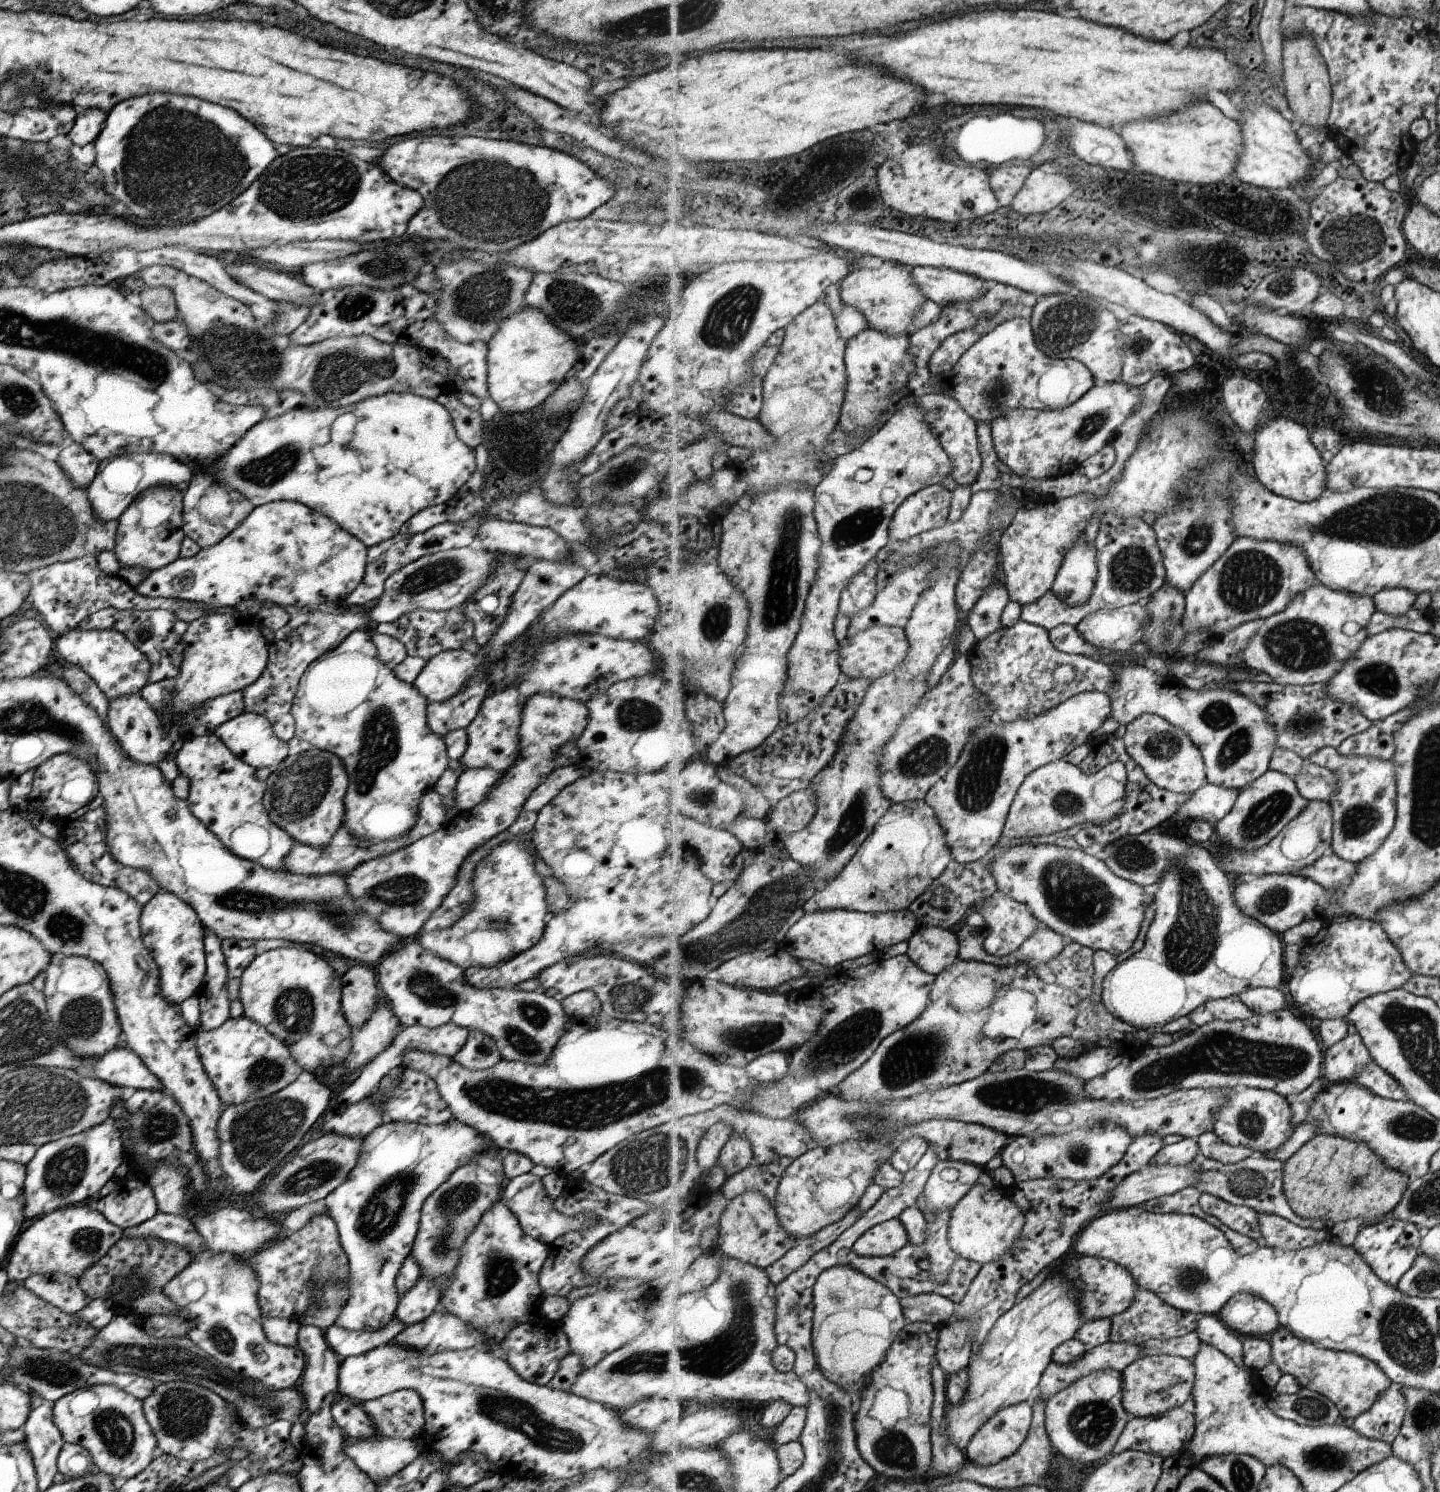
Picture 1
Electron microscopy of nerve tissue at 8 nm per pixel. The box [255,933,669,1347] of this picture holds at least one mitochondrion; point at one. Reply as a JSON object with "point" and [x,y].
{"point":[380,1213]}

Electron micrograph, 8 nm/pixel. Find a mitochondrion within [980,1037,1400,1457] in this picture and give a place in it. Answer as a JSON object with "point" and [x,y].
{"point":[1091,1422]}

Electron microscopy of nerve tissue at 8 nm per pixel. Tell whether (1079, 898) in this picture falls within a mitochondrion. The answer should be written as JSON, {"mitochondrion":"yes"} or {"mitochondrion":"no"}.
{"mitochondrion":"yes"}

